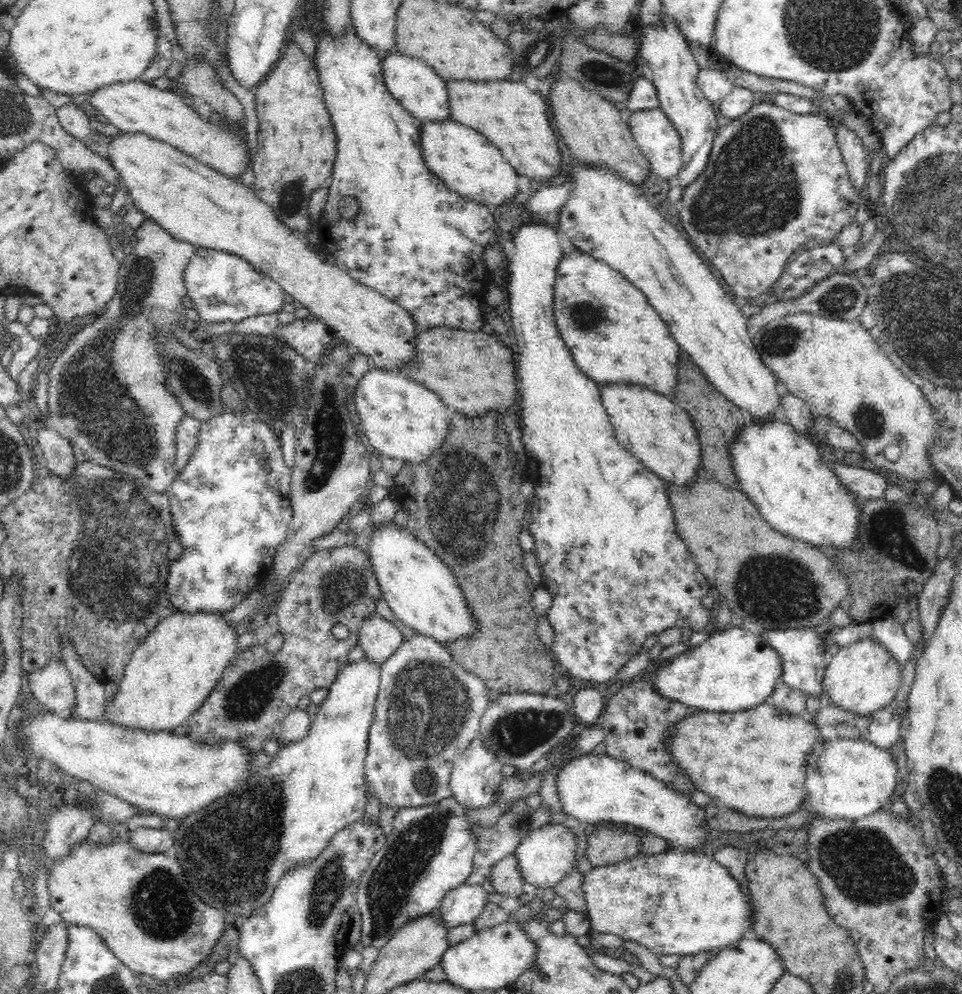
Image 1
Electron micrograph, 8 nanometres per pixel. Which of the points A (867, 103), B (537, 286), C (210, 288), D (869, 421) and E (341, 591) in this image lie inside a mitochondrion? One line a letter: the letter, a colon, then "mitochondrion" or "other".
A: other
B: other
C: other
D: mitochondrion
E: mitochondrion

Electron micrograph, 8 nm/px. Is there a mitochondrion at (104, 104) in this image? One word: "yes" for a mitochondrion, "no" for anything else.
no

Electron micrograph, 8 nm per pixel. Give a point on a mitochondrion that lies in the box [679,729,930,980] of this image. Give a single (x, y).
(863, 865)

